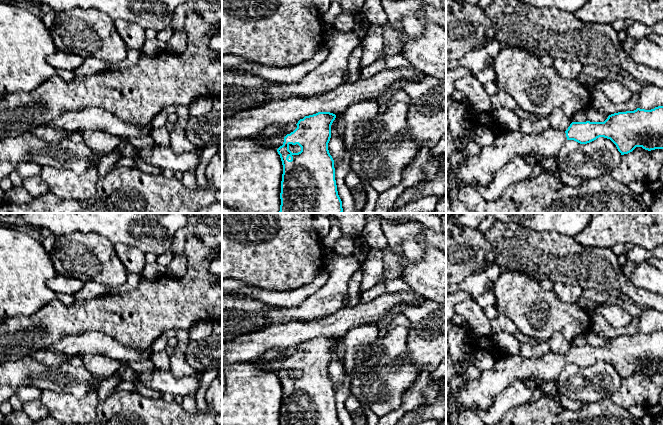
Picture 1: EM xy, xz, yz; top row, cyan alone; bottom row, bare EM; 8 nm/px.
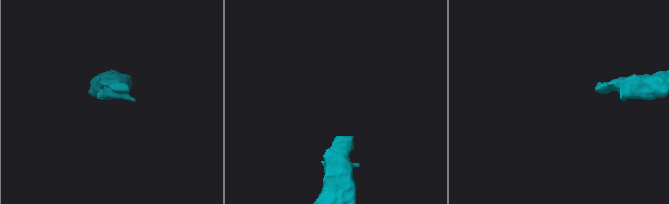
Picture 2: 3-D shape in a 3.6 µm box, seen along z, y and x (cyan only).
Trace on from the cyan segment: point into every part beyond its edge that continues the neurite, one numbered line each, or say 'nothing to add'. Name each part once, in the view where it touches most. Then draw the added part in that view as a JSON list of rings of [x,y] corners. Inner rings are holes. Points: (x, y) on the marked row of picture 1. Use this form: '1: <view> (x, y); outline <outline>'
1: yz (479, 169); outline [[[549,127],[537,136],[521,131],[503,131],[494,142],[474,156],[464,157],[457,169],[450,169],[446,176],[446,194],[458,186],[488,186],[495,172],[517,156],[535,153],[557,157],[567,137],[564,131]]]

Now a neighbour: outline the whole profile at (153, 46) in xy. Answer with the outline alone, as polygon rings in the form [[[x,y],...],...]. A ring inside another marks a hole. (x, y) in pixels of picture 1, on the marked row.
[[[152,38],[145,40],[145,43],[141,49],[141,52],[152,56],[165,51],[165,43],[161,42],[158,38]]]

